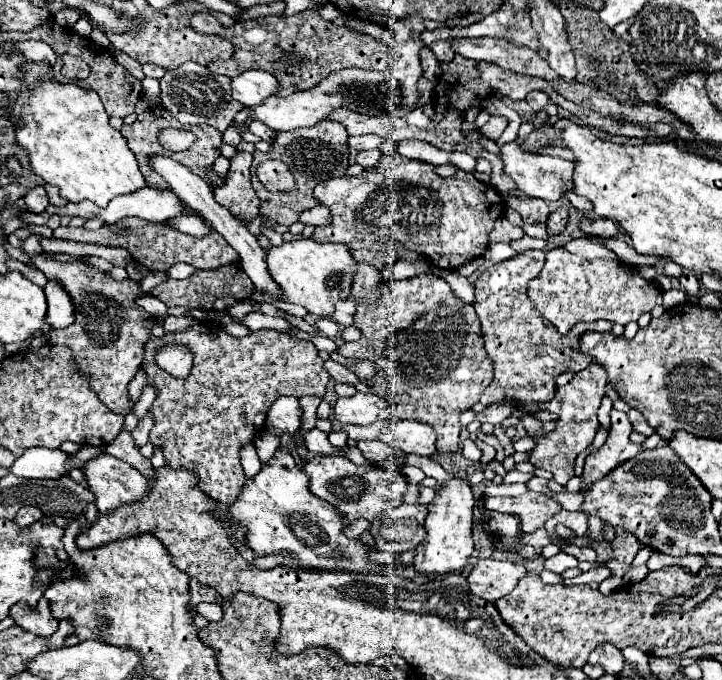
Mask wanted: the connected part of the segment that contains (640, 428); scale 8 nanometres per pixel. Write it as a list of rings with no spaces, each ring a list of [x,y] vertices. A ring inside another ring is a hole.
[[[631,409],[627,415],[629,415],[629,421],[631,421],[631,425],[633,425],[633,429],[635,429],[637,433],[641,433],[641,435],[645,435],[645,437],[649,437],[649,435],[655,433],[655,429],[651,429],[651,427],[647,425],[645,417],[643,417],[637,409]]]

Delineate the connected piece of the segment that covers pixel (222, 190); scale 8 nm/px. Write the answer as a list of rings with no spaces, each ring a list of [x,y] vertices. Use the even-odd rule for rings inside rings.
[[[239,151],[237,157],[231,159],[231,169],[225,185],[215,189],[217,203],[227,207],[231,215],[243,223],[249,223],[255,217],[259,217],[259,197],[251,187],[251,161],[251,153]]]

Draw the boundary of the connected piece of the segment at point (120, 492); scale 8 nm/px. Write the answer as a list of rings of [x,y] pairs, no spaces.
[[[107,453],[87,461],[85,477],[99,513],[113,513],[121,505],[143,501],[149,495],[149,481],[135,467]]]

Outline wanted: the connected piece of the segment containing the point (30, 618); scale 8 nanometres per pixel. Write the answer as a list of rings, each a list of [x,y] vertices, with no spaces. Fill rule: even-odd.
[[[45,597],[39,599],[35,609],[31,609],[25,601],[15,603],[9,611],[9,617],[15,621],[15,625],[23,627],[25,631],[29,631],[33,635],[41,635],[41,637],[53,635],[57,629],[57,623],[59,623],[51,615],[51,607],[49,607],[49,601],[45,601]]]

